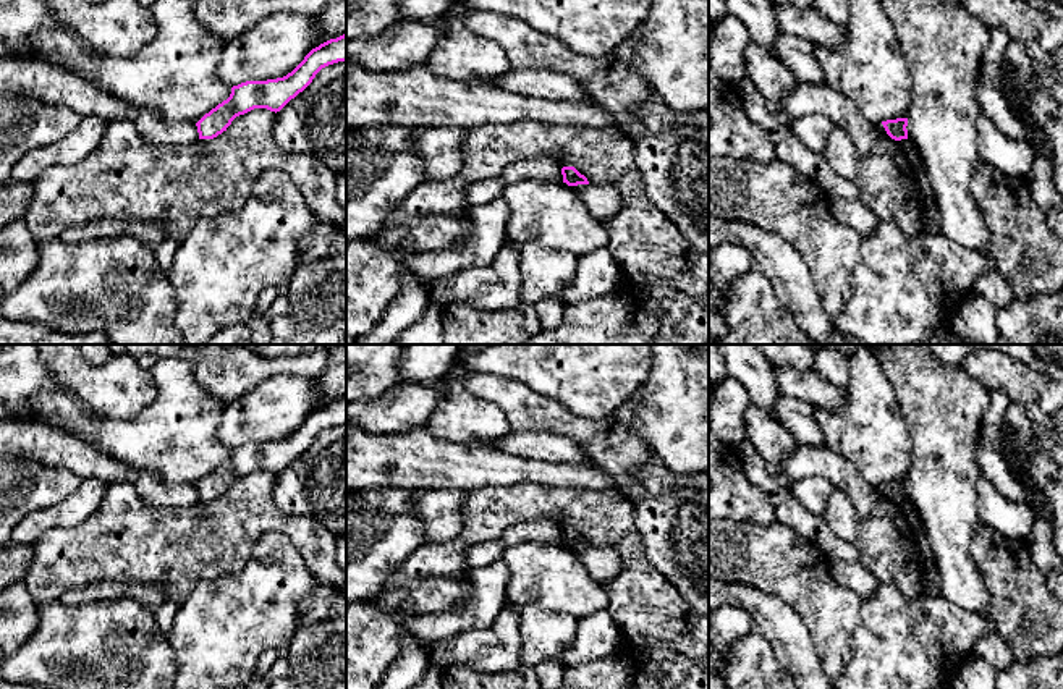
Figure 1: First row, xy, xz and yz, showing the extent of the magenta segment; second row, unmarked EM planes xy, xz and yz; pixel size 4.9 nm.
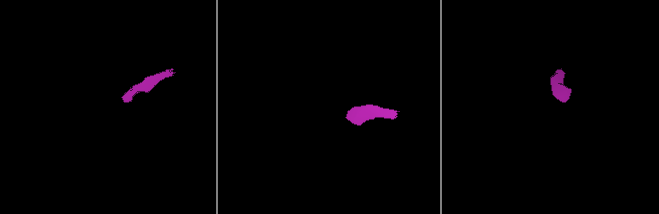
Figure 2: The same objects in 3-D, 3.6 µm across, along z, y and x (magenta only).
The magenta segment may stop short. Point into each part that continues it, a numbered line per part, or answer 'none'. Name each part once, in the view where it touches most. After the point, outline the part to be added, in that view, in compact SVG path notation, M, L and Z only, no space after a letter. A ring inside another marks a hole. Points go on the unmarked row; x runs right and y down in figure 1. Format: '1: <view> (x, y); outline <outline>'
none

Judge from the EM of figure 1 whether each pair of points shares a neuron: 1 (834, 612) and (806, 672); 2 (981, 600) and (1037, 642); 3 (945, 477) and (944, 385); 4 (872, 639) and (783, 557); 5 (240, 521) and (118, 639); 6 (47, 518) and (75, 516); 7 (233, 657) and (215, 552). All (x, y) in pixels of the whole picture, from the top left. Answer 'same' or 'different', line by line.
1: different
2: different
3: same
4: different
5: different
6: same
7: different

